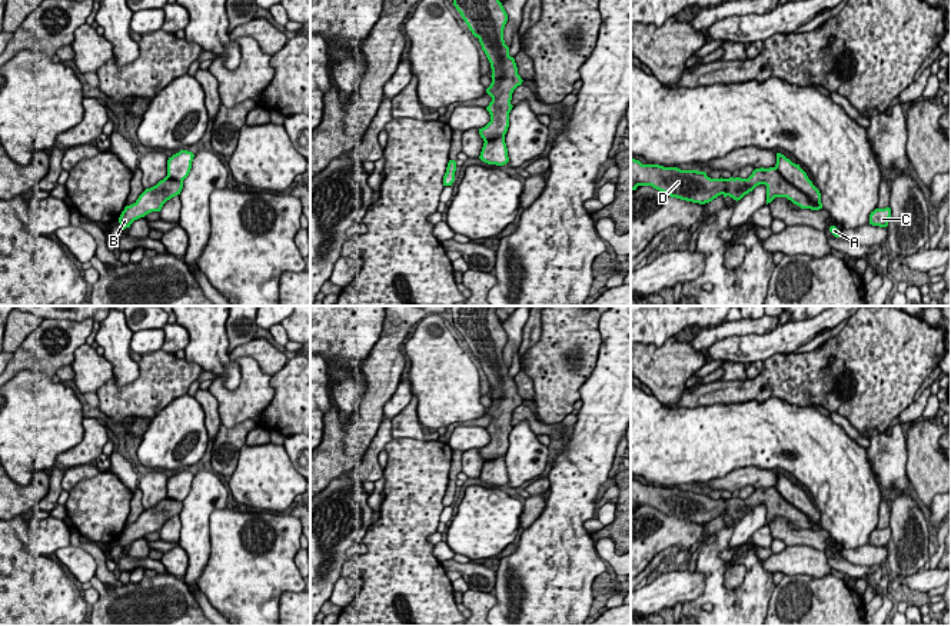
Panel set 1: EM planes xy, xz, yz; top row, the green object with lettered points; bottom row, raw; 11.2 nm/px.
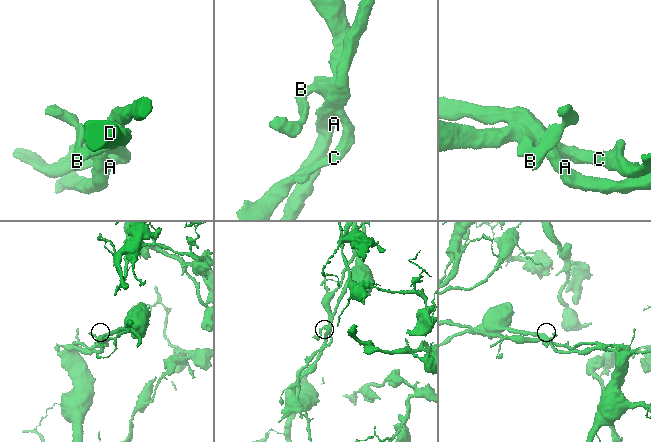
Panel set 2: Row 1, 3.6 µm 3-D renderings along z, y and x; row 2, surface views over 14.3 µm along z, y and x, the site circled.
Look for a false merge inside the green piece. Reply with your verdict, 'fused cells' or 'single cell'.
fused cells

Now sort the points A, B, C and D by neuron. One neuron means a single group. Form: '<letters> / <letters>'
A / B C D

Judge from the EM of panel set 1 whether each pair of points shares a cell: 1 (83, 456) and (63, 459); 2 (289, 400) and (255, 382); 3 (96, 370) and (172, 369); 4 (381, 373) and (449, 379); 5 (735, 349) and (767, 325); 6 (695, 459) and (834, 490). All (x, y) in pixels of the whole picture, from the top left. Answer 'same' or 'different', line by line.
1: same
2: different
3: different
4: different
5: different
6: same

